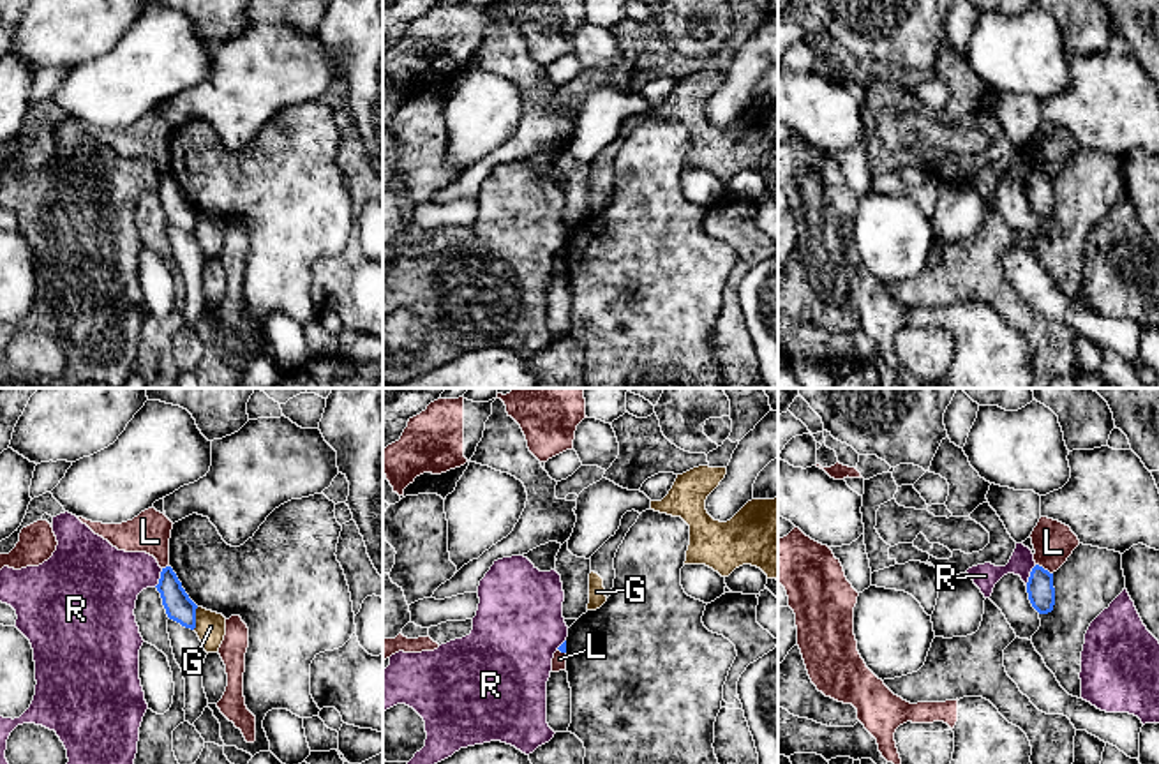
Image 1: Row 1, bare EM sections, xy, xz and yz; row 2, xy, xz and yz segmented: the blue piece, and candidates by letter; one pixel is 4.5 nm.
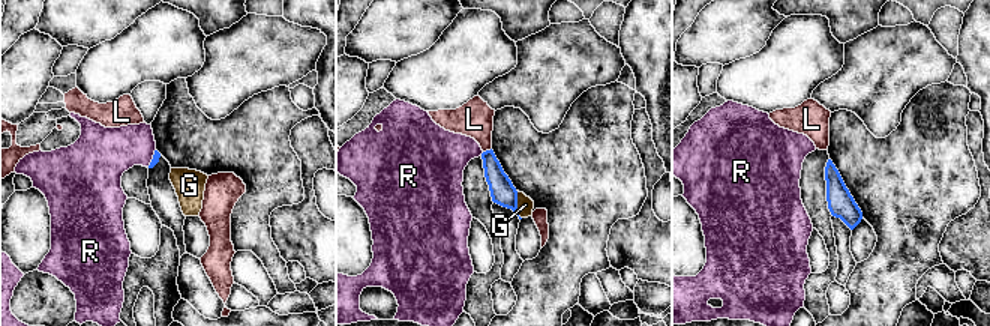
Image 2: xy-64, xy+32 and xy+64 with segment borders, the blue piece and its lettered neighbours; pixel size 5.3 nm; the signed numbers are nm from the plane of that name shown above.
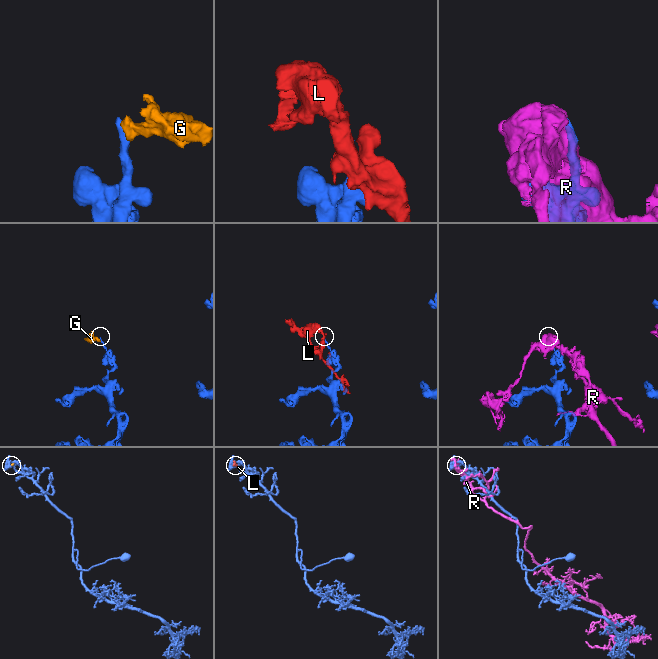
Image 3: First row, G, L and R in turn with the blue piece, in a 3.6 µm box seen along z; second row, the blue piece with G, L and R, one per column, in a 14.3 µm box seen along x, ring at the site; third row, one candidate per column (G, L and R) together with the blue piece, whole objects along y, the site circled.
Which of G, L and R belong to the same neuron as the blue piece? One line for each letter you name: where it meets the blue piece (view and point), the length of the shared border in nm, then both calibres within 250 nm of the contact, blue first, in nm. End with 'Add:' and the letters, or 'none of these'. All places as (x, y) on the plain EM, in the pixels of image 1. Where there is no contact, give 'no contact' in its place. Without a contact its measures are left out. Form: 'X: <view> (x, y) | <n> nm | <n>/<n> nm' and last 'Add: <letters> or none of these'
Add: none of these

